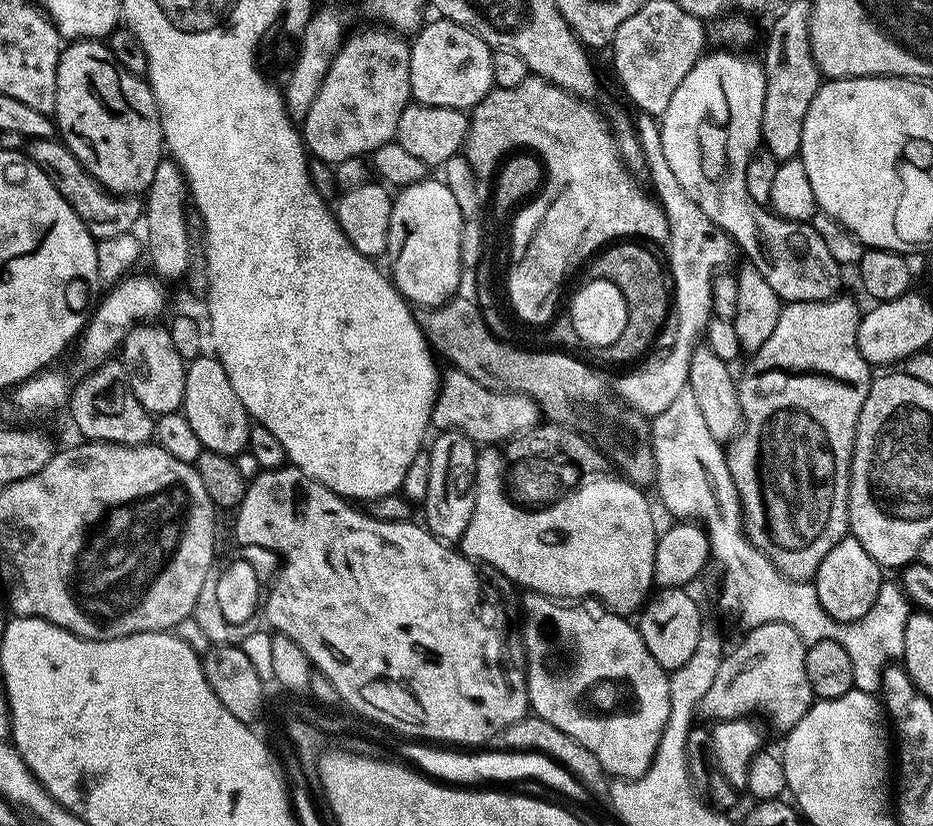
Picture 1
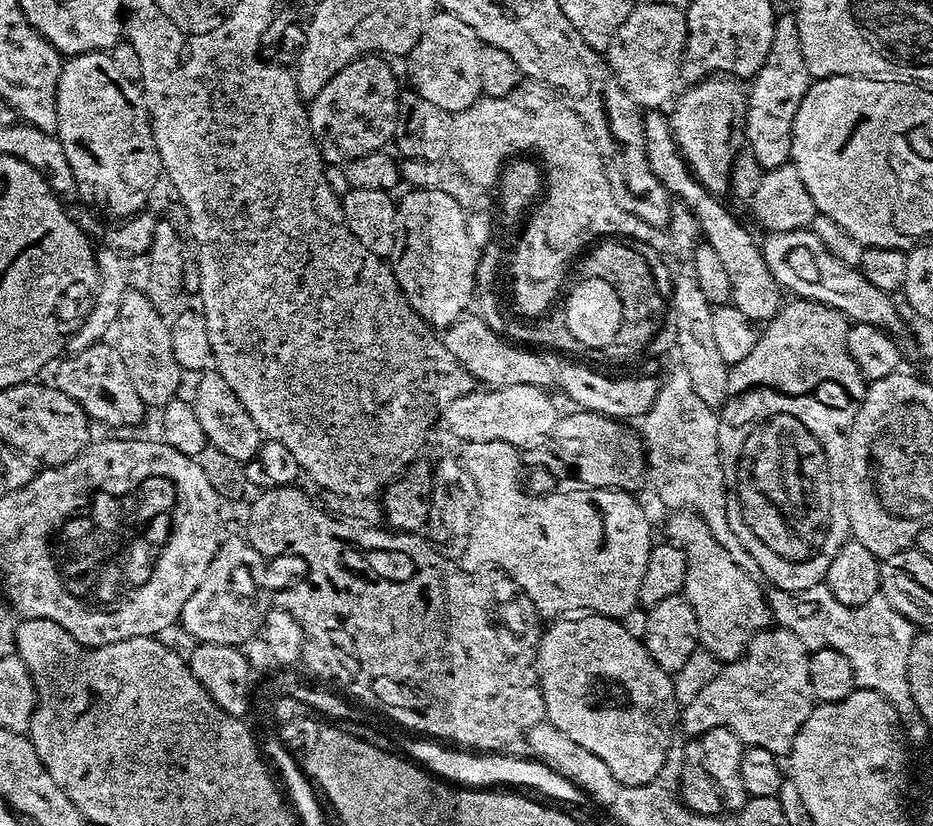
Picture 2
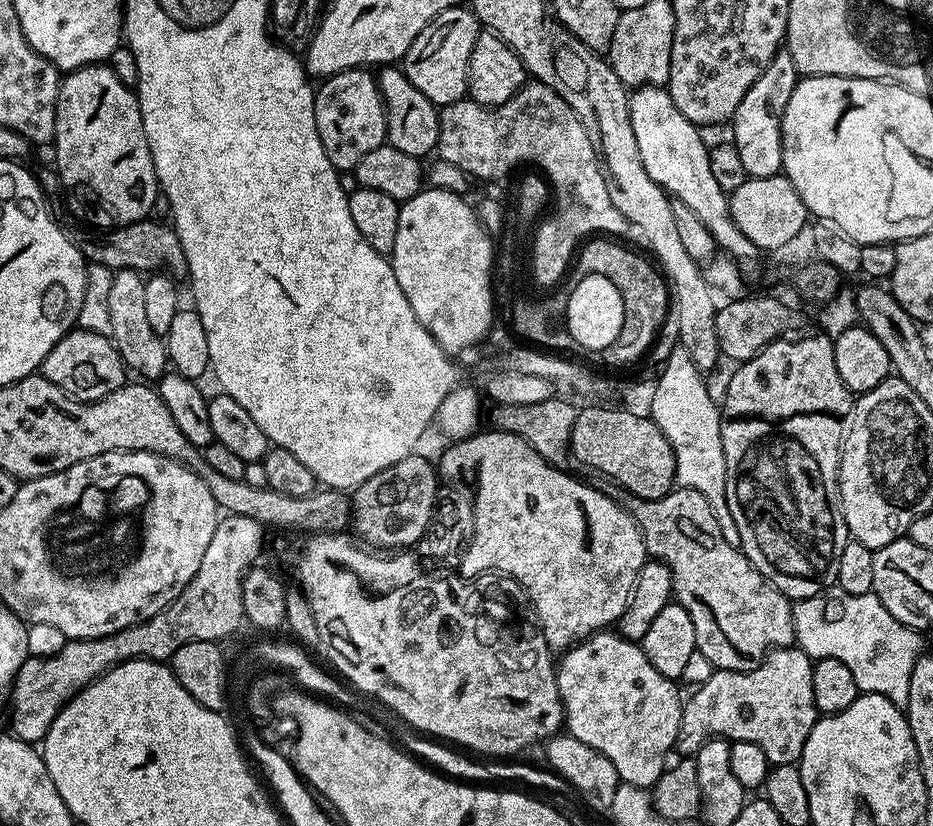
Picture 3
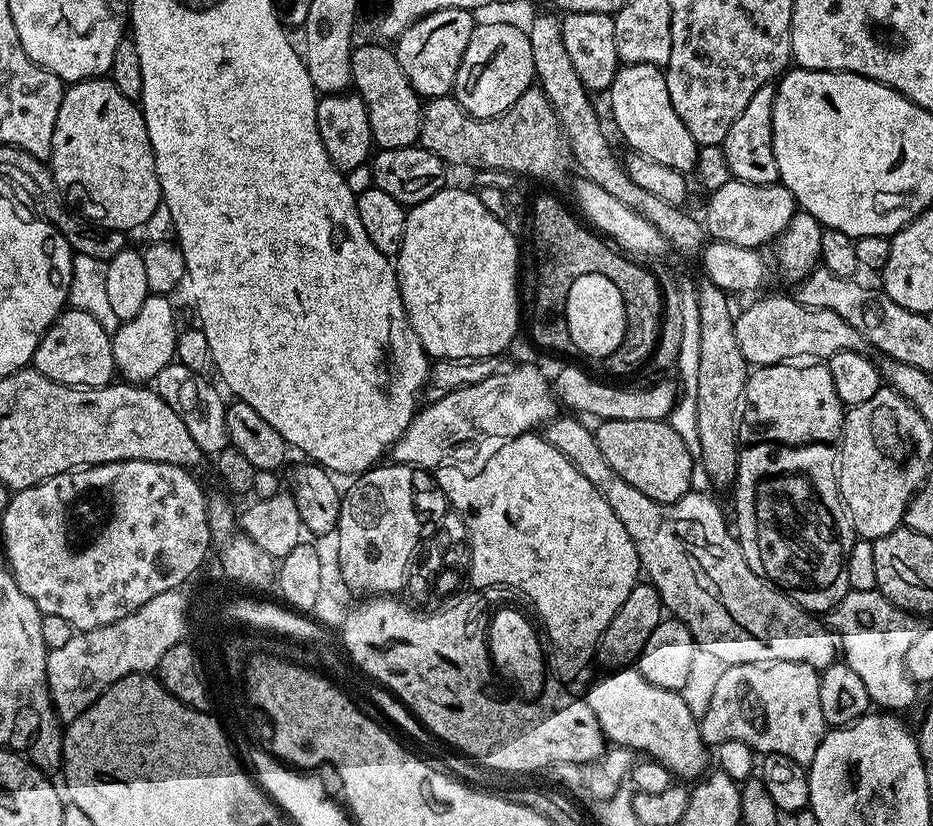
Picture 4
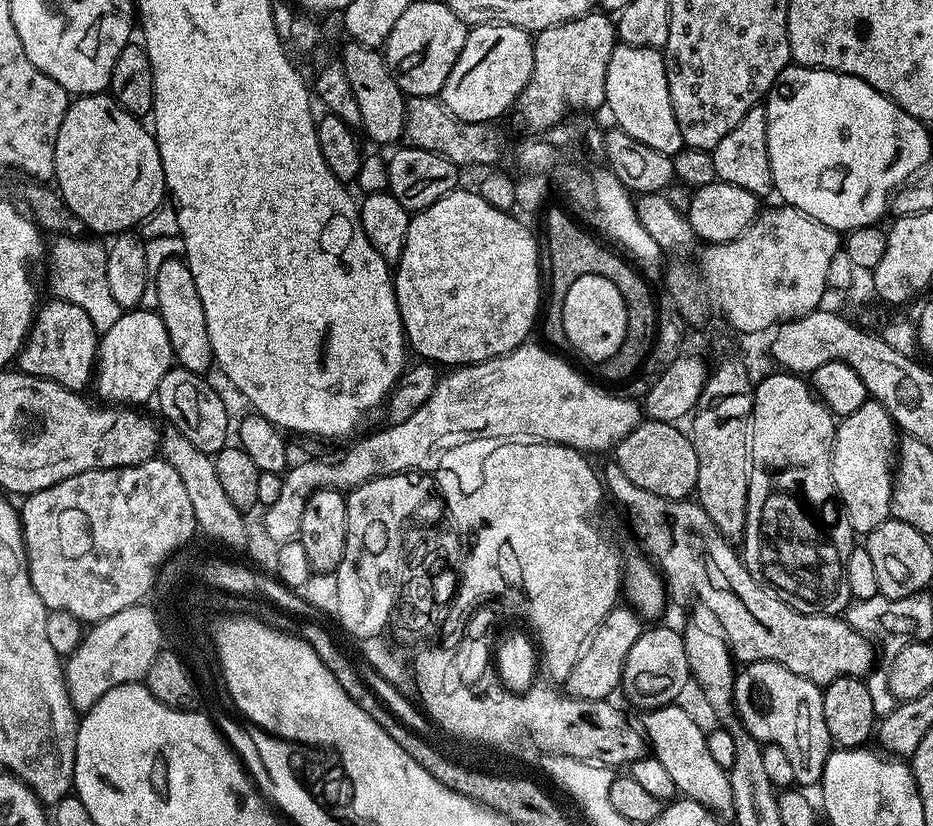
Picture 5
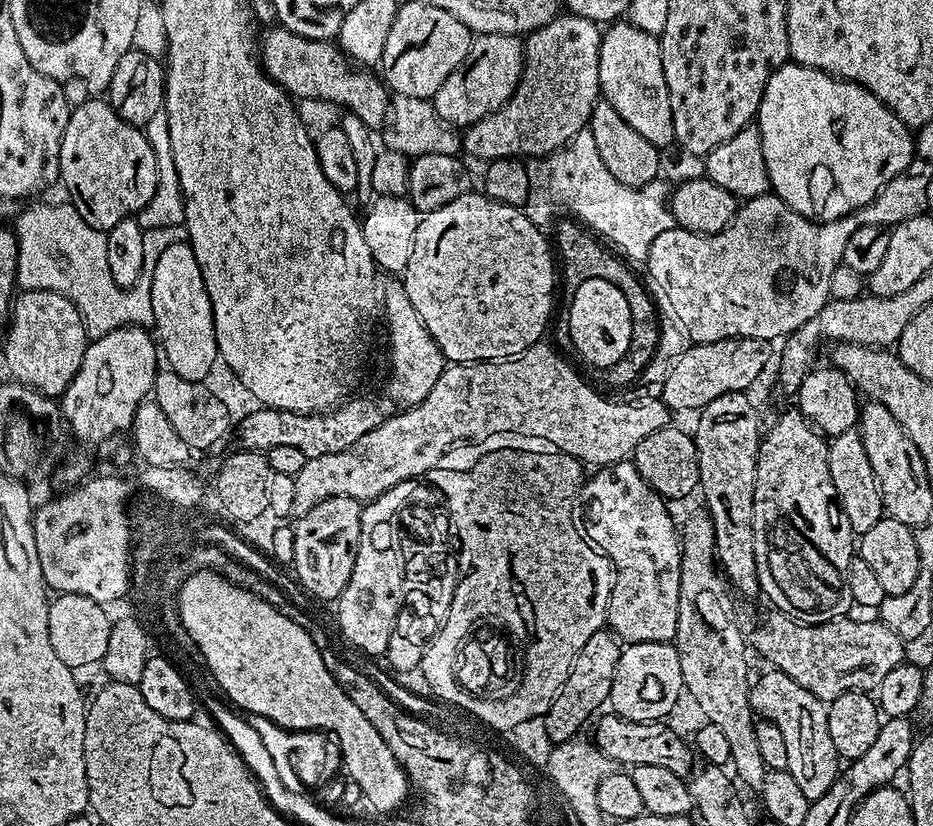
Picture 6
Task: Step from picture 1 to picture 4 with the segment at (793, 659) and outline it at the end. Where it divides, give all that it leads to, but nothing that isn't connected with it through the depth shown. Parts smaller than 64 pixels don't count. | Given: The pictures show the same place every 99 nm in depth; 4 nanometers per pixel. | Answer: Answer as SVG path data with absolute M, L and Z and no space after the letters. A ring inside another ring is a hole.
M774 660L758 664L730 664L716 680L712 688L712 697L704 708L704 716L699 717L700 736L705 744L717 746L728 739L741 740L756 754L786 754L794 762L802 765L812 763L814 754L822 742L826 725L822 718L822 702L818 702L820 672L802 662L782 662Z

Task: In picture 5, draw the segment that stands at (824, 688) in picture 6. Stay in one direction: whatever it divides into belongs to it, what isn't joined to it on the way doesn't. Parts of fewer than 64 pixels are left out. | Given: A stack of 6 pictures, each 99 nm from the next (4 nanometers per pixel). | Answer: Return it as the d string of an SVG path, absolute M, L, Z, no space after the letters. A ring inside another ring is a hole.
M608 462L604 472L602 468L602 484L607 495L628 511L628 520L645 548L641 549L660 569L669 597L688 604L696 595L703 611L722 626L737 661L773 660L821 686L843 676L864 678L873 671L878 652L871 639L840 616L802 614L791 608L783 596L748 572L741 553L732 549L695 499L667 500L650 494L634 486L614 462Z

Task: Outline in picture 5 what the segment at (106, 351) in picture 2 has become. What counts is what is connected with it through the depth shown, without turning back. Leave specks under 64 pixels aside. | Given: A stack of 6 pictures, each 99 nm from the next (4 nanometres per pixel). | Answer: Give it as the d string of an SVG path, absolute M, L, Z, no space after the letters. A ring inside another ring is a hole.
M49 299L49 304L41 303L36 309L36 318L18 357L19 371L58 382L72 392L83 393L84 387L91 385L98 359L98 333L86 318L82 306L74 306L65 300Z

